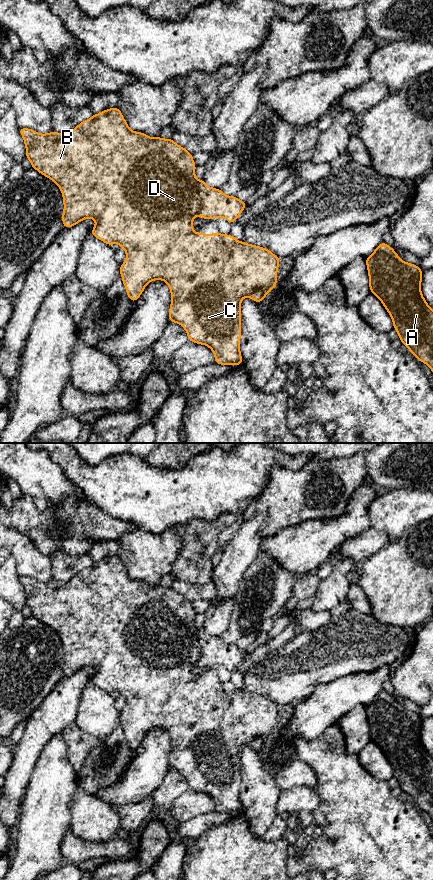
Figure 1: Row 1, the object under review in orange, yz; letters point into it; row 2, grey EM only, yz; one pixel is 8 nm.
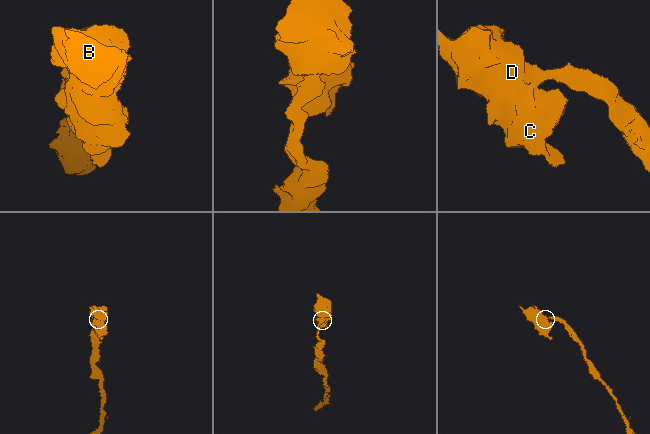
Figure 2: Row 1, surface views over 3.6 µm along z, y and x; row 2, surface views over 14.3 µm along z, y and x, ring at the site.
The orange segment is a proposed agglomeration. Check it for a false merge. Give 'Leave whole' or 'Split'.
Split

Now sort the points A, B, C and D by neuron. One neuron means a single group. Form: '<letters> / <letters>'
A / B C D

